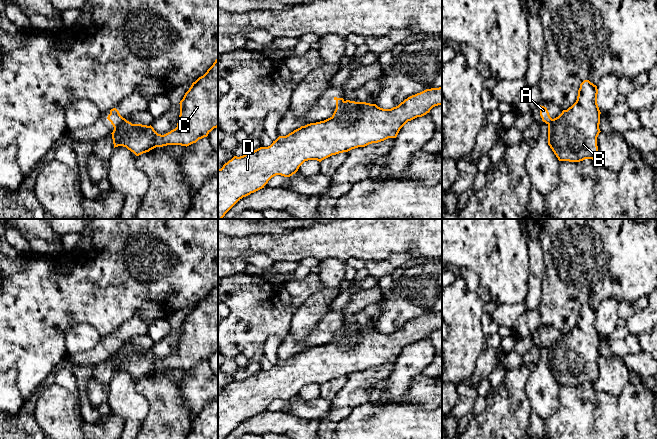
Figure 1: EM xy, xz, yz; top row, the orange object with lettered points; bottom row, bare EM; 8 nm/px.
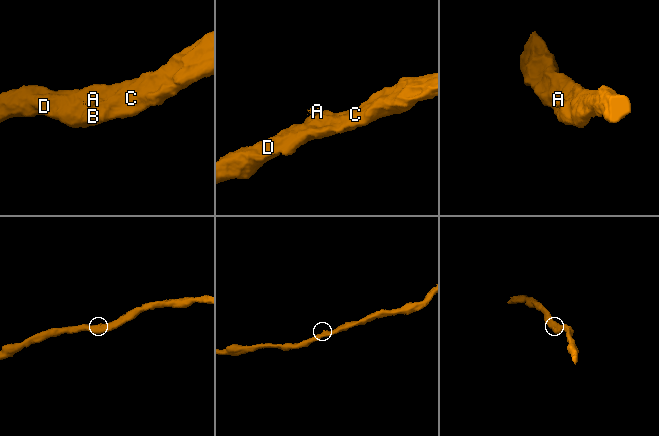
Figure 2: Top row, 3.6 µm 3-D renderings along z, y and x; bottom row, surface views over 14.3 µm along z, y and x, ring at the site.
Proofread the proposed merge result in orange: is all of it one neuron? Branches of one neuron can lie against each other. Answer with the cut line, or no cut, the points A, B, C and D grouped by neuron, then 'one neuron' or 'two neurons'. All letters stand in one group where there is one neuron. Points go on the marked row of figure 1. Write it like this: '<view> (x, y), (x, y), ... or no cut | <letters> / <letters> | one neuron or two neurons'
xy (125, 119), (114, 129) | A / B C D | two neurons

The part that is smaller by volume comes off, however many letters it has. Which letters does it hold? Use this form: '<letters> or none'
A

